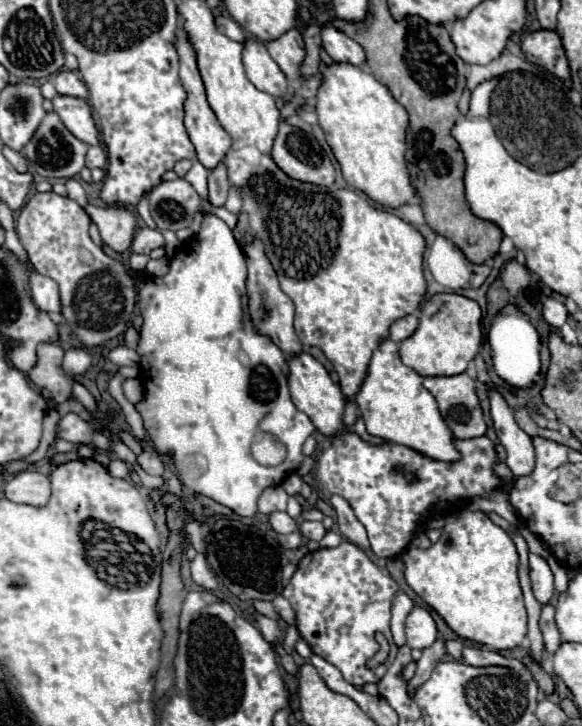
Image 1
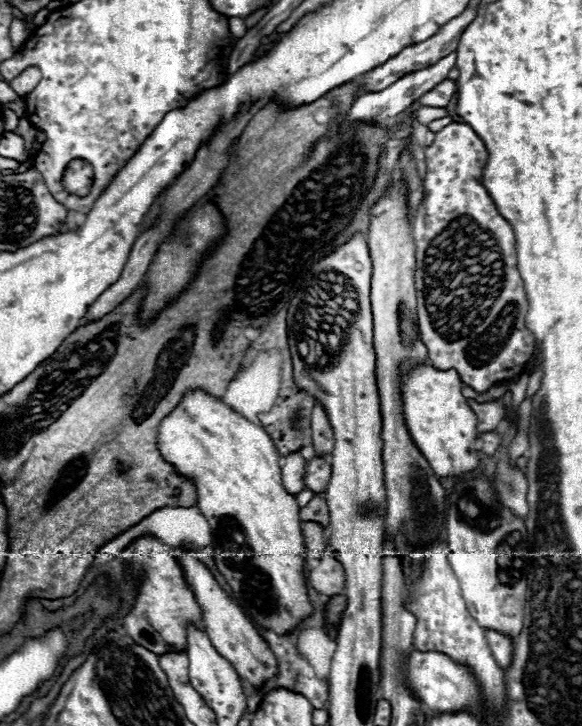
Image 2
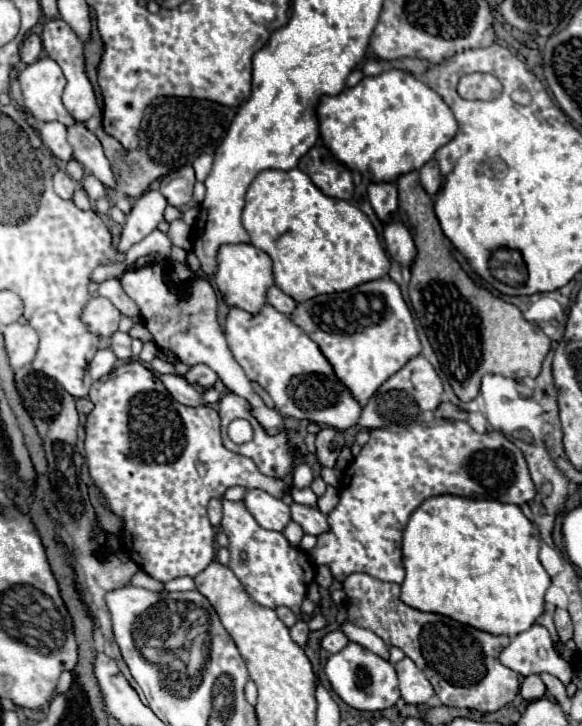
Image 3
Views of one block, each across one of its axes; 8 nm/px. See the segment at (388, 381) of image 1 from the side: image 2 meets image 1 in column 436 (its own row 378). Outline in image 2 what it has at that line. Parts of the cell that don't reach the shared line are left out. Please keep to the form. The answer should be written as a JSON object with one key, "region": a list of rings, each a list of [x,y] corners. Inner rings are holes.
{"region":[[[430,364],[412,368],[402,382],[408,430],[440,478],[462,478],[480,466],[480,450],[476,450],[478,418],[462,396],[462,386],[464,384],[456,370],[436,370]]]}

